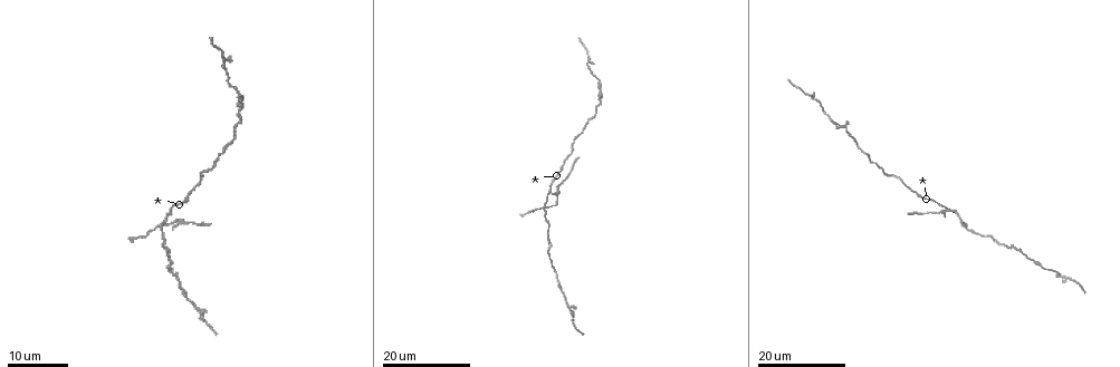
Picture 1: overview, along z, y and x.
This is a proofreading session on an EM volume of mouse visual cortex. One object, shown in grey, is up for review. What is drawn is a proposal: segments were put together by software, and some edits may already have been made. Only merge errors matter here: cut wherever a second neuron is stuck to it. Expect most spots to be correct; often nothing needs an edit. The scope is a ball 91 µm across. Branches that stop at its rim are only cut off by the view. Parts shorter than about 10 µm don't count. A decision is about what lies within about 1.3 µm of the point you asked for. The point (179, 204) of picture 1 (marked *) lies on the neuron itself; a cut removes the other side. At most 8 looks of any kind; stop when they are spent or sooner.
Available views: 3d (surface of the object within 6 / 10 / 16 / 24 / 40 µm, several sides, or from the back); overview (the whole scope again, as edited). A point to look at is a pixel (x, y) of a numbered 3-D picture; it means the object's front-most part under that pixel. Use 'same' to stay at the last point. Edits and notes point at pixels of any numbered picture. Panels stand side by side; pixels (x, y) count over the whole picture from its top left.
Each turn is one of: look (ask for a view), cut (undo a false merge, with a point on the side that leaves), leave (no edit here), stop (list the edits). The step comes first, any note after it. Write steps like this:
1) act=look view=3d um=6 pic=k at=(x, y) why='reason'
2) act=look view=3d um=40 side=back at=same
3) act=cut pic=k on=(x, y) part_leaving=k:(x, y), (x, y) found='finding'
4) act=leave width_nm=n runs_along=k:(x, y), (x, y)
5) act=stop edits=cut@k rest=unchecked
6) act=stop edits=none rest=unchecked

act=look view=3d um=16 pic=1 at=(165, 225) why='four arms meet'

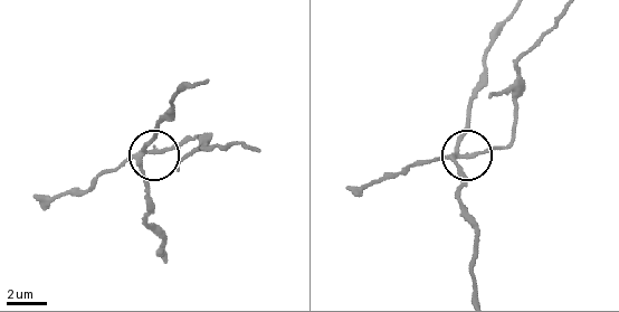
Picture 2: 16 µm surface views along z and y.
act=look view=3d um=6 pic=2 at=(146, 153) why='closer look'

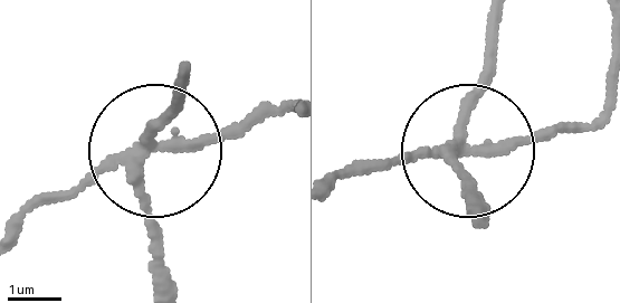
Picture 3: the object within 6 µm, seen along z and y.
act=cut pic=3 on=(68, 196) width_nm=240 part_leaving=3:(448, 151), (497, 151), (591, 120), (604, 84) found='a second neuron is stuck on'

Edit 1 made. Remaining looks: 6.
act=look view=overview

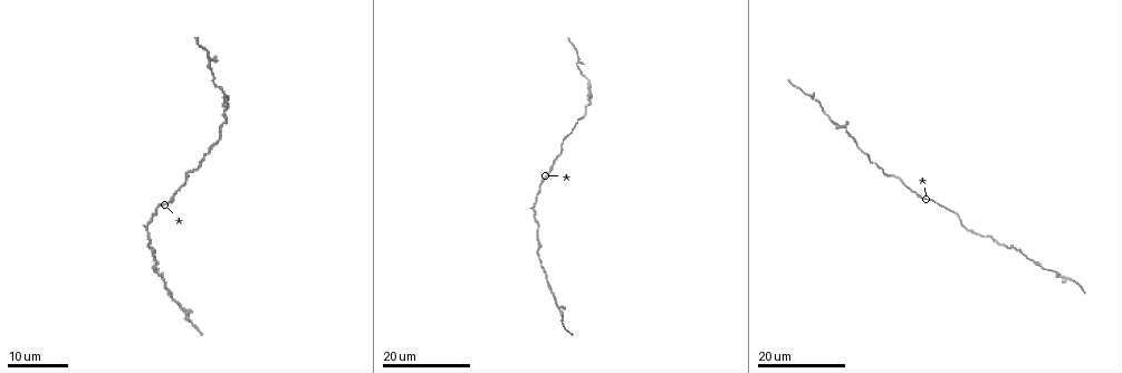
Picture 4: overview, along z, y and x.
act=look view=3d um=16 pic=4 at=(549, 288) why='calibre changes'

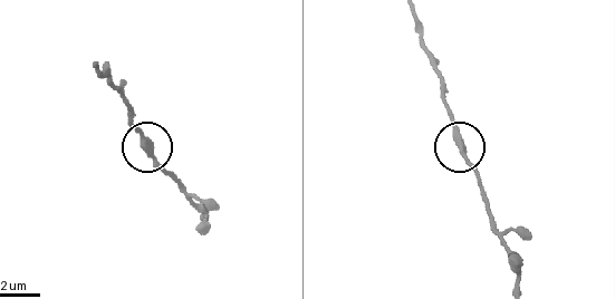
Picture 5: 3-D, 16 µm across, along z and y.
act=look view=3d um=6 pic=5 at=(464, 154) why='closer look'

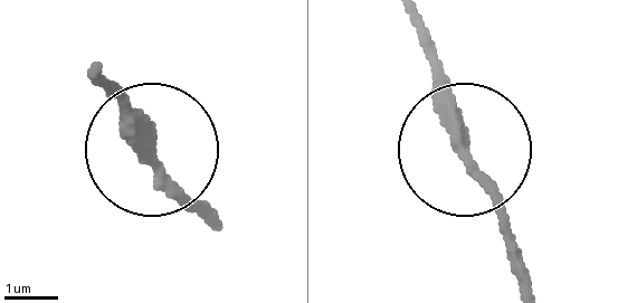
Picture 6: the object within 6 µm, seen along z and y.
act=leave runs_along=6:(421, 20), (448, 126), (506, 243) found='one neuron here'

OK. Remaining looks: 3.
act=look view=3d um=16 pic=4 at=(181, 310)

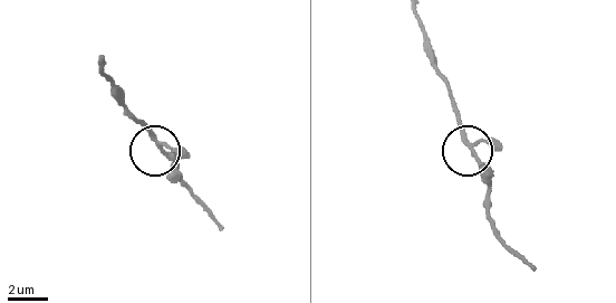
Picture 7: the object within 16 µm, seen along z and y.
act=look view=3d um=6 pic=7 at=(158, 146)

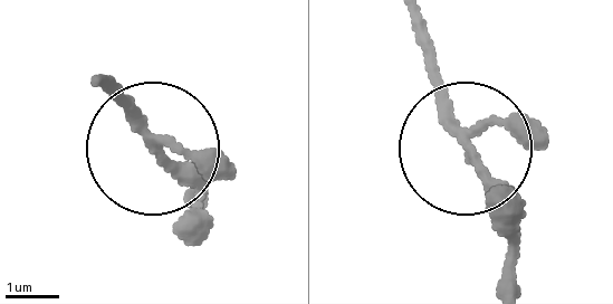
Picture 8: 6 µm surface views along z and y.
act=leave runs_along=8:(415, 18), (447, 125), (518, 254) found='continuous, no second neuron'

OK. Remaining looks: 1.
act=stop edits=cut@3 rest=unchecked

